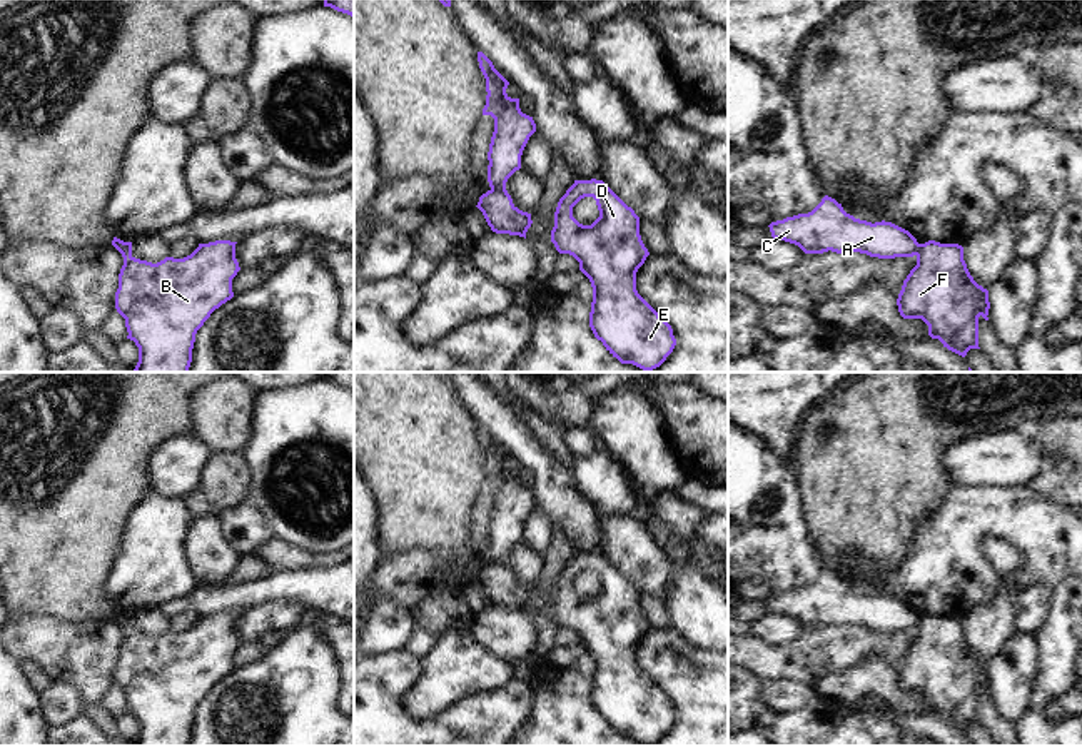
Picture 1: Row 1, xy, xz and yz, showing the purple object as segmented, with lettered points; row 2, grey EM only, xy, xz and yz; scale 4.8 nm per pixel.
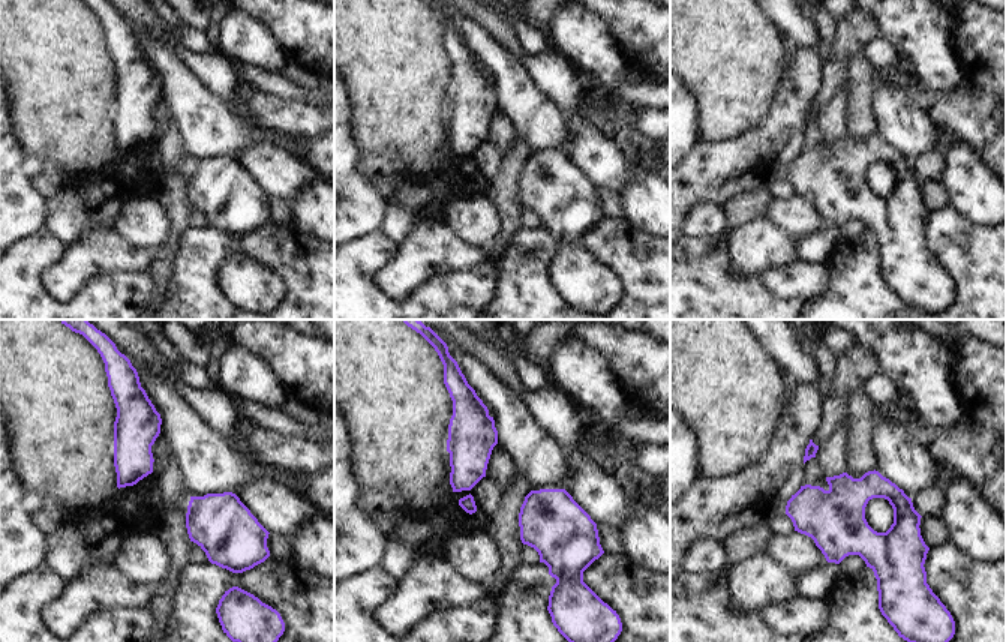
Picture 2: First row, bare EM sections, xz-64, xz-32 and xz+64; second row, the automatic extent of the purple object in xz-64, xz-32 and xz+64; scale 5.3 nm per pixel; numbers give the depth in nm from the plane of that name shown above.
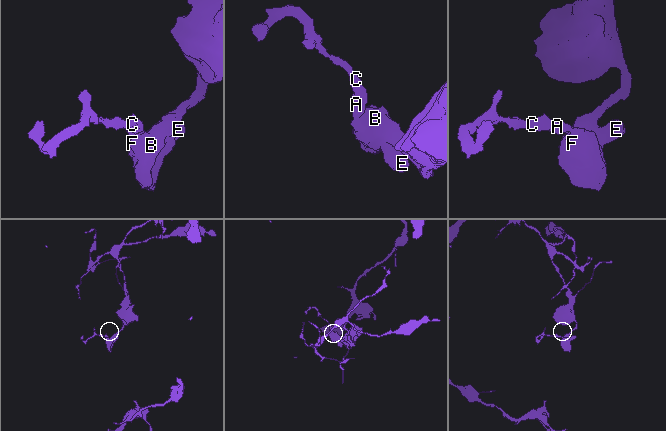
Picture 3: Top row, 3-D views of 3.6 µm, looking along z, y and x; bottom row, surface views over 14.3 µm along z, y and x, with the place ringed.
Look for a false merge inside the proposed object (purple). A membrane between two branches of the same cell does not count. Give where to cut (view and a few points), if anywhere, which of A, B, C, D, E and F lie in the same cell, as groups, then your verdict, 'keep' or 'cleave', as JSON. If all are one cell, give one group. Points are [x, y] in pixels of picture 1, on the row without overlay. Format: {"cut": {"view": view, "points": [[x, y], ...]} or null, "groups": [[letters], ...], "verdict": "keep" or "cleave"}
{"cut": {"view": "xz", "points": [[505, 559], [491, 563]]}, "groups": [["A", "C"], ["B", "D", "E", "F"]], "verdict": "cleave"}

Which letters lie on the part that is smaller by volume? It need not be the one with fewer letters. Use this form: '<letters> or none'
A, C

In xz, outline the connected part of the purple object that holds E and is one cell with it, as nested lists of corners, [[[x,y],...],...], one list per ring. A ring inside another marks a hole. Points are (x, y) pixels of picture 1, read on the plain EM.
[[[574,554],[558,576],[551,616],[559,628],[573,629],[591,656],[589,701],[594,711],[621,738],[633,738],[643,744],[660,741],[673,726],[676,713],[671,699],[636,664],[636,646],[650,626],[641,614],[640,591],[635,584],[603,554]],[[584,571],[593,571],[599,584],[591,599],[583,599],[573,591],[573,581]]]

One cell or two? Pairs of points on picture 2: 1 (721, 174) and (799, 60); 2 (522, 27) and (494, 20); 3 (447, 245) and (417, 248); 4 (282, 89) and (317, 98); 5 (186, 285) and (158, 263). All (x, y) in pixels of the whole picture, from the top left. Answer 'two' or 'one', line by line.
1: one
2: two
3: one
4: one
5: two

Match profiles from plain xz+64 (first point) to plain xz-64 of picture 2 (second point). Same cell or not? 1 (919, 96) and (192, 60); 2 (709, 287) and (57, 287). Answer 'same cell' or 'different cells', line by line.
1: same cell
2: different cells

